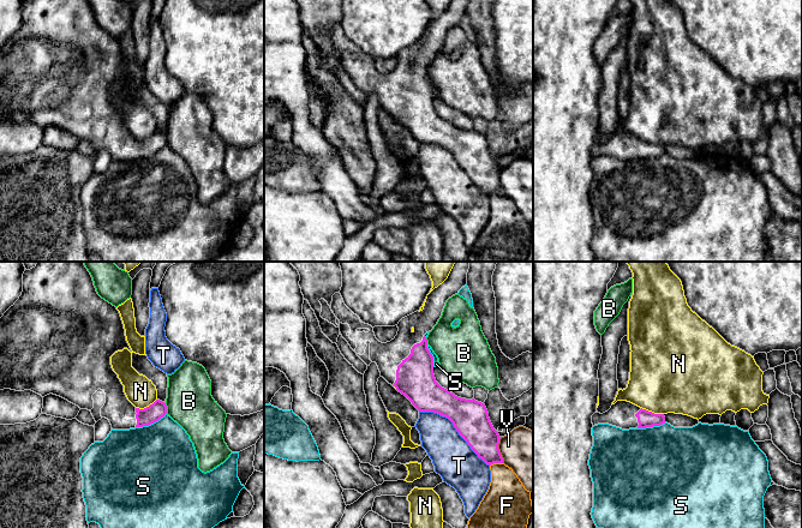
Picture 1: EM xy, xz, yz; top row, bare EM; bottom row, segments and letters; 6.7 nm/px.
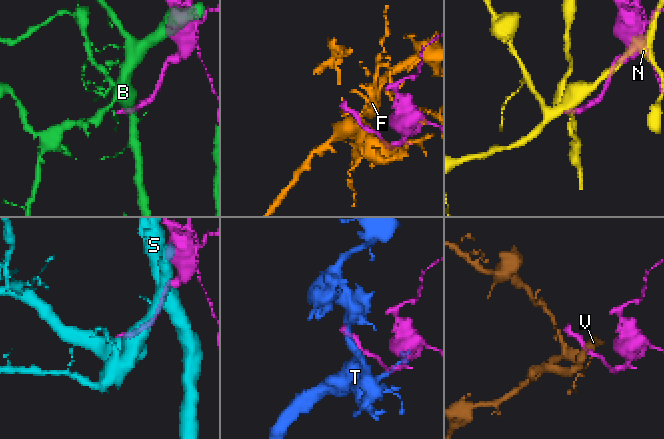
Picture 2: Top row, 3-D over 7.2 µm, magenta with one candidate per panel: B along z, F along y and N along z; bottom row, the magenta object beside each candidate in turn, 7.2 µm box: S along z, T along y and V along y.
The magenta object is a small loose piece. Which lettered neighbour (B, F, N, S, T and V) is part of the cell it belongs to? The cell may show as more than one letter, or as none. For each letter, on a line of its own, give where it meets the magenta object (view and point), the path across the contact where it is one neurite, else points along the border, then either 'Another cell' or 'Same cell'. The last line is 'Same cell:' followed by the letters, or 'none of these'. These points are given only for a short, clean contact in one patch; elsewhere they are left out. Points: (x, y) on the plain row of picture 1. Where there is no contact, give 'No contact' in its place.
B: Touches magenta at xy (166, 139). Boundary: xy (165, 134), (167, 144). Another cell
F: Touches magenta at xz (496, 193). Another cell
N: Touches magenta at yz (651, 143). Another cell
S: Touches magenta at xy (150, 155). Another cell
T: Touches magenta at xz (455, 158). Another cell
V: Touches magenta at xz (498, 181). Another cell
Same cell: none of these

